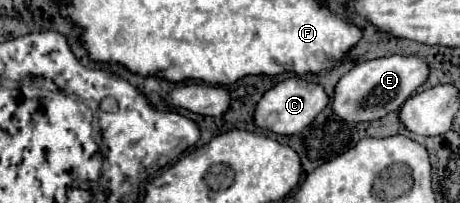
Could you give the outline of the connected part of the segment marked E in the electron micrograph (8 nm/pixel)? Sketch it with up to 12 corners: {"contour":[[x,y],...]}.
{"contour":[[417,56],[357,64],[335,86],[331,110],[371,122],[401,108],[425,82]]}

